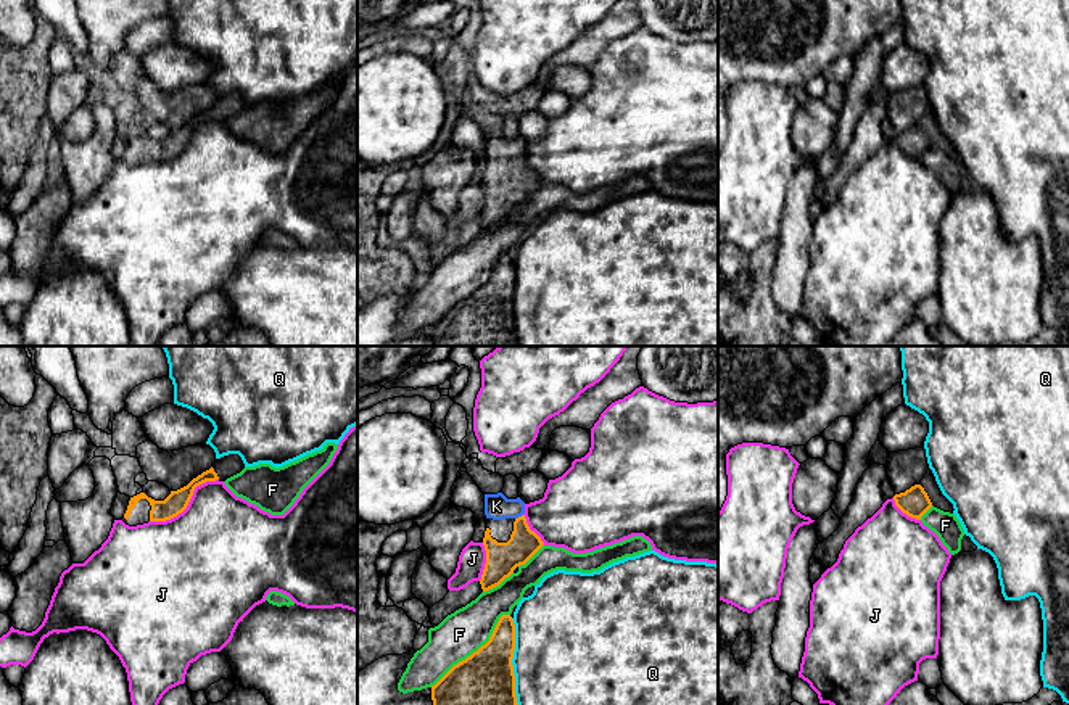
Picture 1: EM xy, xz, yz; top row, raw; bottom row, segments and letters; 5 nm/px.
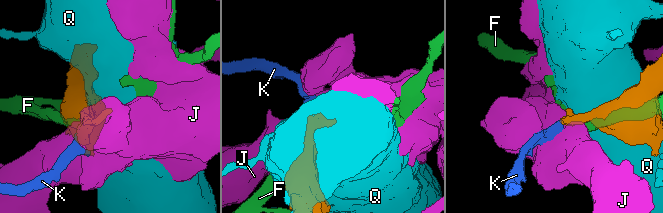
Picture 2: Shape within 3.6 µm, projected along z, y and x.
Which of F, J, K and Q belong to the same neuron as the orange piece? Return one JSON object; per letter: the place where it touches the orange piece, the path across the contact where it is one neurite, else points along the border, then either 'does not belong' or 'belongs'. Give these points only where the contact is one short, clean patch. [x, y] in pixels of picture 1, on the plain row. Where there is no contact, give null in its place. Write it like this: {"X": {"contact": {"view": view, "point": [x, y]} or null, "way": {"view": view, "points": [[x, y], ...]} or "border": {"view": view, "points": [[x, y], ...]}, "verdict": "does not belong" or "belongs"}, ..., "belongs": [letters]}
{"F": {"contact": {"view": "xz", "point": [474, 292]}, "verdict": "does not belong"}, "J": {"contact": {"view": "xy", "point": [187, 144]}, "verdict": "does not belong"}, "K": {"contact": {"view": "xz", "point": [519, 156]}, "way": {"view": "xz", "points": [[501, 197], [519, 179], [519, 156], [511, 148], [496, 145]]}, "verdict": "belongs"}, "Q": {"contact": {"view": "xz", "point": [511, 301]}, "verdict": "does not belong"}, "belongs": ["K"]}

